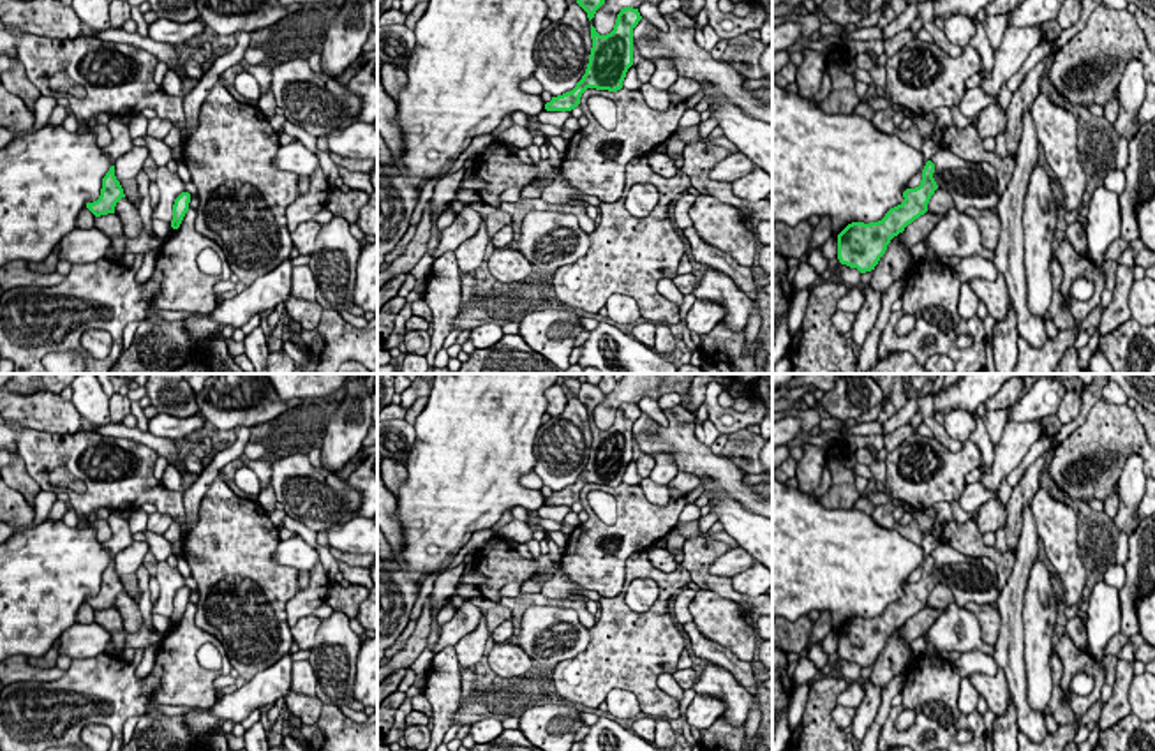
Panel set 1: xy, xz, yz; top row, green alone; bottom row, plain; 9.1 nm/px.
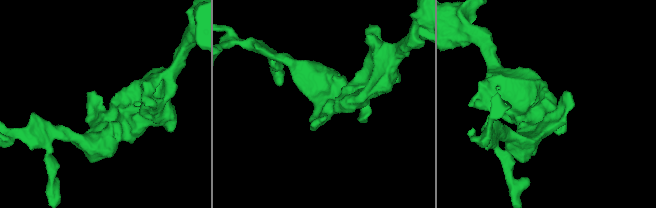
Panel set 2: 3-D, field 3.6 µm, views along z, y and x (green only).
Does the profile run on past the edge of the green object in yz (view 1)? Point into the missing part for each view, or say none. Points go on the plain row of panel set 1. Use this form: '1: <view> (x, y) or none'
1: none

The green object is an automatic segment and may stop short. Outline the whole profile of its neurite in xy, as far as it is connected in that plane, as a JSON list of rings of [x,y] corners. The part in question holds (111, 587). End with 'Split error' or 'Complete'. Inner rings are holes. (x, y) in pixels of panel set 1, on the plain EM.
[[[115,561],[109,562],[106,571],[102,573],[101,591],[93,598],[86,598],[86,603],[95,610],[115,608],[116,598],[125,592],[120,576],[115,571]]]. Complete

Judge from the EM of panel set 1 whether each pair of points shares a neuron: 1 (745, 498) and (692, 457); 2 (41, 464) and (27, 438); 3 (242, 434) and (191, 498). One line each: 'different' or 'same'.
1: same
2: same
3: same

